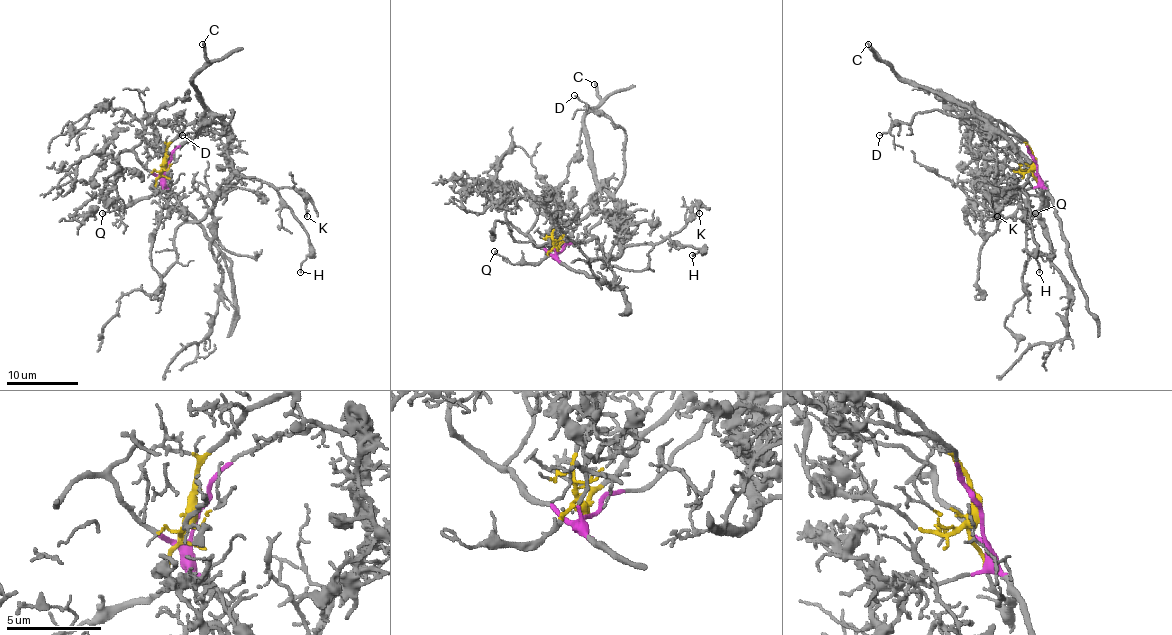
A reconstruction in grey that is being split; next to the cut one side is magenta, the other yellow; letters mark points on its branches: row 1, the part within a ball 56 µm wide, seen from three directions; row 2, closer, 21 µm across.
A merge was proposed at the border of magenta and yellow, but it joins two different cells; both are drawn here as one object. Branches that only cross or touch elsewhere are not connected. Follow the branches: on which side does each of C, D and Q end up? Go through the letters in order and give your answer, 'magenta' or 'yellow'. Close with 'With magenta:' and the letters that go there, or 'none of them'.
C: yellow
D: yellow
Q: yellow
With magenta: none of them

